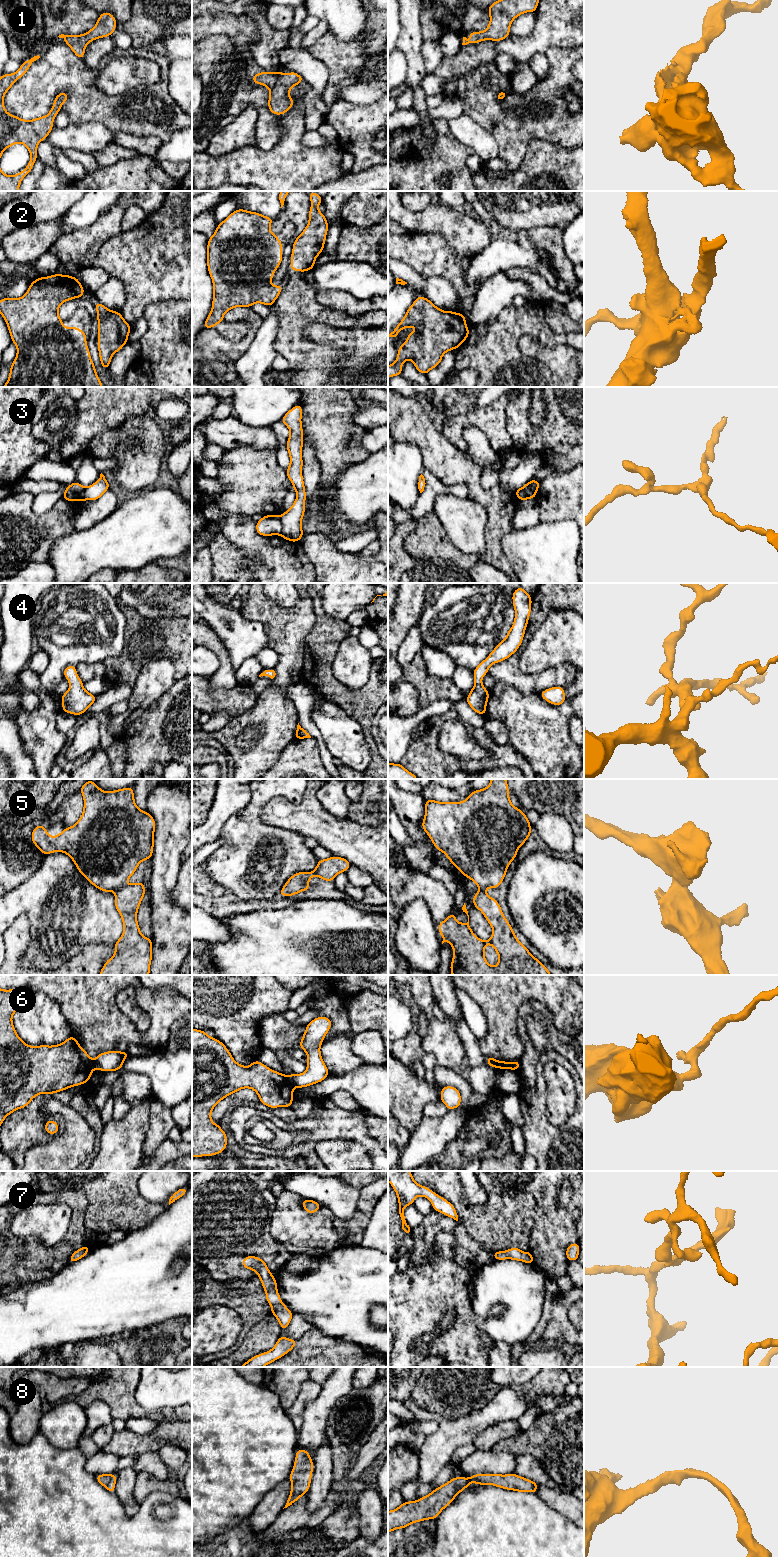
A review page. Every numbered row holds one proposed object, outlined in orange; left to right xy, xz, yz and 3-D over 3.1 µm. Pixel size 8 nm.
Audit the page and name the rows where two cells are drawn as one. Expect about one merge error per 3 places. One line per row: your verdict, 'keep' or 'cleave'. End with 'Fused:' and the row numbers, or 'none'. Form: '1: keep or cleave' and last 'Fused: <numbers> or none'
1: keep
2: keep
3: cleave
4: keep
5: cleave
6: cleave
7: keep
8: keep
Fused: 3, 5, 6

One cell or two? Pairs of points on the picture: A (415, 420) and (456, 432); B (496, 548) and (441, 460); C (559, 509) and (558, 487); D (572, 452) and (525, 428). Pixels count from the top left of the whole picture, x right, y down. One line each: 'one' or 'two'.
A: two
B: one
C: one
D: two

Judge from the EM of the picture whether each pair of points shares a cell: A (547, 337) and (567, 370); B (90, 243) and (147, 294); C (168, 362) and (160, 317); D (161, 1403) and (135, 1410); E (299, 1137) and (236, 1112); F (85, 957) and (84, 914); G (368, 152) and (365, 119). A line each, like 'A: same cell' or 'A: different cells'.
A: different cells
B: different cells
C: same cell
D: different cells
E: different cells
F: different cells
G: same cell

